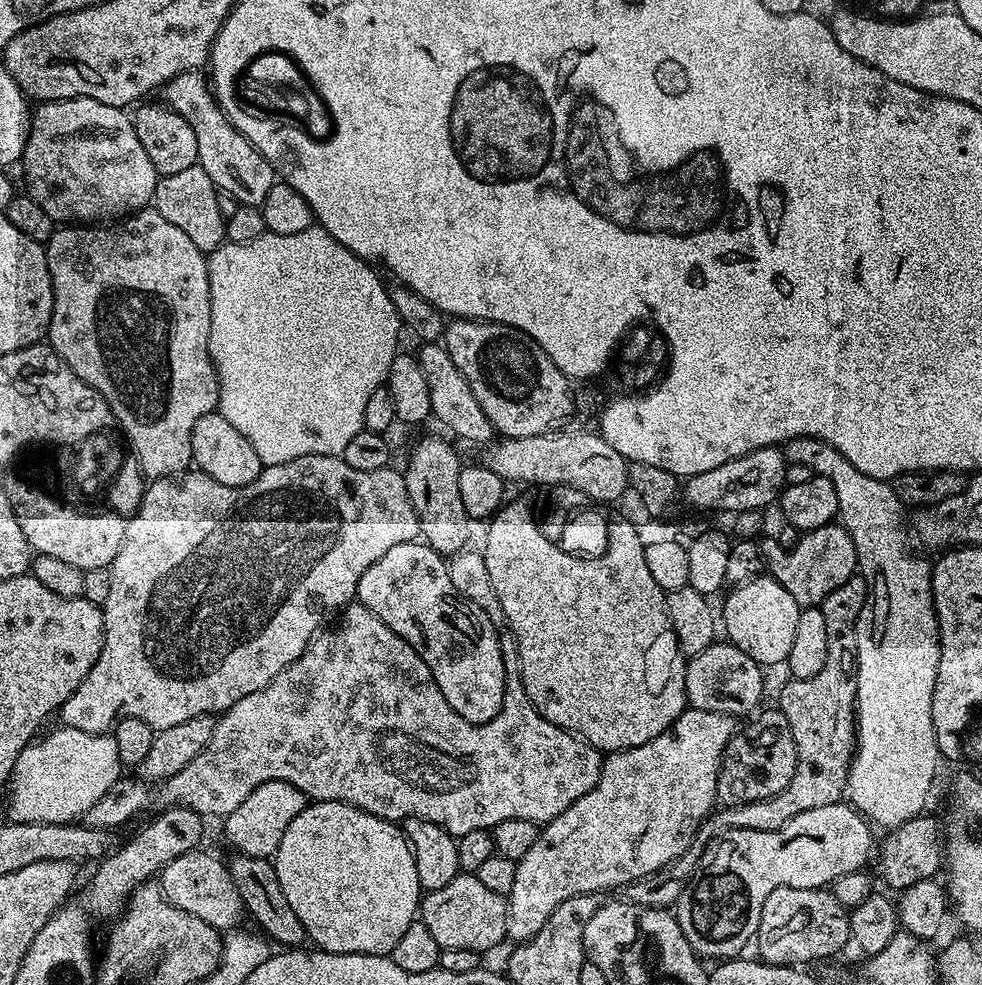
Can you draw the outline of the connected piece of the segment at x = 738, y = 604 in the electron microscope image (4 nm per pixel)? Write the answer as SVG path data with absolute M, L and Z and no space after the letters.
M761 574L737 584L732 593L724 600L724 616L722 612L722 632L727 643L738 646L742 654L750 654L756 664L783 665L790 654L790 646L794 642L794 629L798 626L801 606L794 602L790 590L782 586L774 577Z

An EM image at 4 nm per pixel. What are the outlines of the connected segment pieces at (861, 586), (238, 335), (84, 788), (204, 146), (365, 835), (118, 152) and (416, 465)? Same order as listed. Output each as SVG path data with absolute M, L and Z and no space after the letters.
M859 574L842 582L842 586L834 590L834 594L824 599L819 607L822 610L822 618L826 618L826 663L822 665L822 671L814 674L814 678L789 679L788 685L780 692L778 711L786 714L786 722L790 722L794 746L798 750L798 762L794 770L794 778L790 778L790 786L786 786L782 794L757 804L744 804L740 808L721 807L713 811L711 817L696 831L697 845L707 845L709 841L719 837L729 828L773 832L786 826L794 818L798 818L798 814L806 814L806 810L818 810L818 806L841 803L848 787L848 768L852 764L852 757L856 751L856 627L866 605L868 605L868 584Z
M313 226L302 230L302 234L274 234L265 231L262 238L254 238L254 242L245 244L223 243L218 249L220 264L211 265L210 278L210 354L216 364L216 373L220 379L220 403L218 411L221 416L254 446L261 465L281 464L294 458L302 458L310 454L323 456L340 456L350 446L350 438L365 431L364 415L366 402L370 394L378 390L387 381L388 371L398 355L396 343L400 340L402 321L398 310L389 296L389 289L380 281L369 261L356 256L342 242L333 238L326 229Z
M56 726L45 740L22 750L12 771L8 812L17 824L71 824L79 821L122 775L118 746L111 735L95 736Z
M193 70L178 74L162 89L163 103L173 108L194 129L198 141L199 158L202 167L219 191L230 194L240 204L259 207L276 183L276 171L268 157L256 145L245 138L243 132L233 126L217 103L207 77Z
M317 800L309 803L287 827L274 855L278 886L282 886L282 894L286 894L286 902L290 902L290 910L298 914L298 922L302 922L305 937L313 940L315 947L321 952L337 952L338 954L366 954L367 956L388 956L398 946L398 938L406 934L406 930L417 919L422 899L422 889L418 882L418 866L414 866L414 854L403 831L393 821L385 820L355 808L353 804L343 804L337 800Z
M85 96L74 98L73 100L49 100L41 103L37 108L40 109L35 109L32 112L32 129L24 147L22 165L24 164L24 176L28 179L27 195L32 196L34 202L38 202L38 206L42 206L42 210L46 210L46 214L50 214L52 221L116 222L121 218L131 216L137 210L147 209L152 204L152 195L156 189L158 174L154 170L154 162L150 162L150 157L147 156L146 150L142 150L142 142L138 142L138 134L136 133L133 117L125 109L106 106L106 102L98 102Z
M440 436L422 437L412 448L408 468L403 469L406 490L420 519L423 539L445 558L451 558L469 547L468 539L471 538L474 528L473 521L466 514L466 506L462 506L462 497L458 491L462 459L452 449L453 441L448 440L443 440Z

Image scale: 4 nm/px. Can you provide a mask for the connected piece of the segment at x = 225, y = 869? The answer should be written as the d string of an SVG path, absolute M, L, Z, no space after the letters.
M192 849L168 863L158 876L160 889L168 903L178 909L202 918L204 924L217 930L232 930L246 920L246 909L238 894L238 886L232 880L229 865L203 850Z

